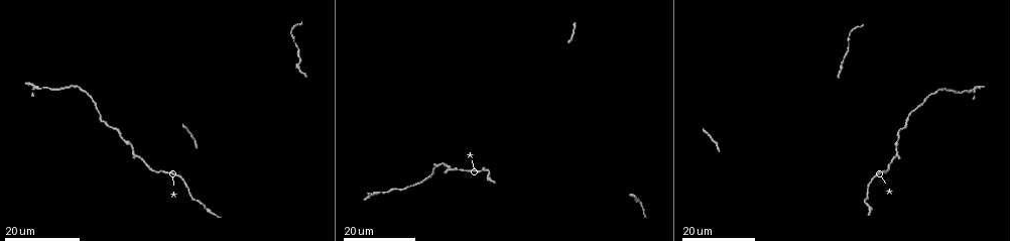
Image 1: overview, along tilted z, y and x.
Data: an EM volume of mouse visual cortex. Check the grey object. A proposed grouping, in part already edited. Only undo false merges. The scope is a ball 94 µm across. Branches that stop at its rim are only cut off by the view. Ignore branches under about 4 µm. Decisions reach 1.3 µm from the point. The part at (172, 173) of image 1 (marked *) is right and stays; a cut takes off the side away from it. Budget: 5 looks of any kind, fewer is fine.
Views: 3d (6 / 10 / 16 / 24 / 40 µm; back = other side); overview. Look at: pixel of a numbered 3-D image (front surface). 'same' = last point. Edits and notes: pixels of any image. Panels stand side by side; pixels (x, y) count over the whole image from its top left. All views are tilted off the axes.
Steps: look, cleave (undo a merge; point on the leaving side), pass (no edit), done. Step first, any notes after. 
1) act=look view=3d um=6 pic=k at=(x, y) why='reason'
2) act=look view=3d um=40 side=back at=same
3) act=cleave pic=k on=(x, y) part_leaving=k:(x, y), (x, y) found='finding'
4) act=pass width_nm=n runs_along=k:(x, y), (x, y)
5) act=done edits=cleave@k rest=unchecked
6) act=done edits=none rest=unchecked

act=look view=3d um=16 pic=1 at=(906, 118) why='sudden change in width'

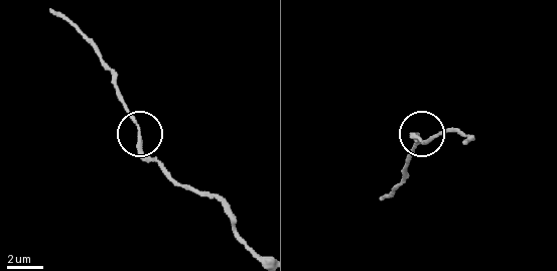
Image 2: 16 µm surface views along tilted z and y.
act=look view=3d um=6 pic=2 at=(138, 138)

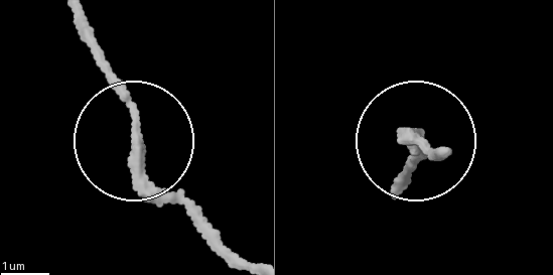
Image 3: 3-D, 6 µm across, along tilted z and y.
act=pass runs_along=3:(236, 263), (143, 168), (121, 96), (89, 52) found='continuous, no second neuron'

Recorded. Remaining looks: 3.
act=look view=3d um=16 pic=1 at=(450, 168) why='calibre changes'

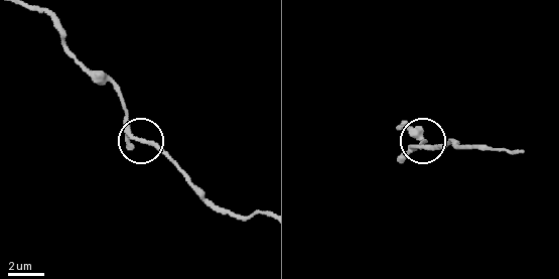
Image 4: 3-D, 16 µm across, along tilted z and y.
act=look view=3d um=6 pic=4 at=(427, 149) why='closer look'

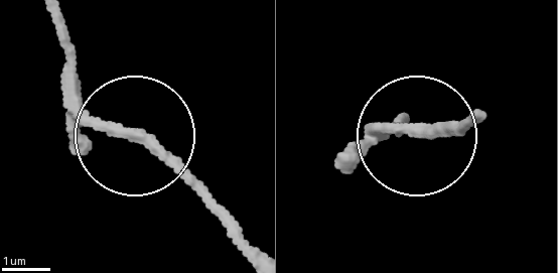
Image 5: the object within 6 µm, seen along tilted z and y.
act=pass runs_along=5:(252, 251), (171, 168), (97, 121), (64, 52) found='continuous, no second neuron'

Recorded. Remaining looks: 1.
act=done edits=none rest=unchecked

